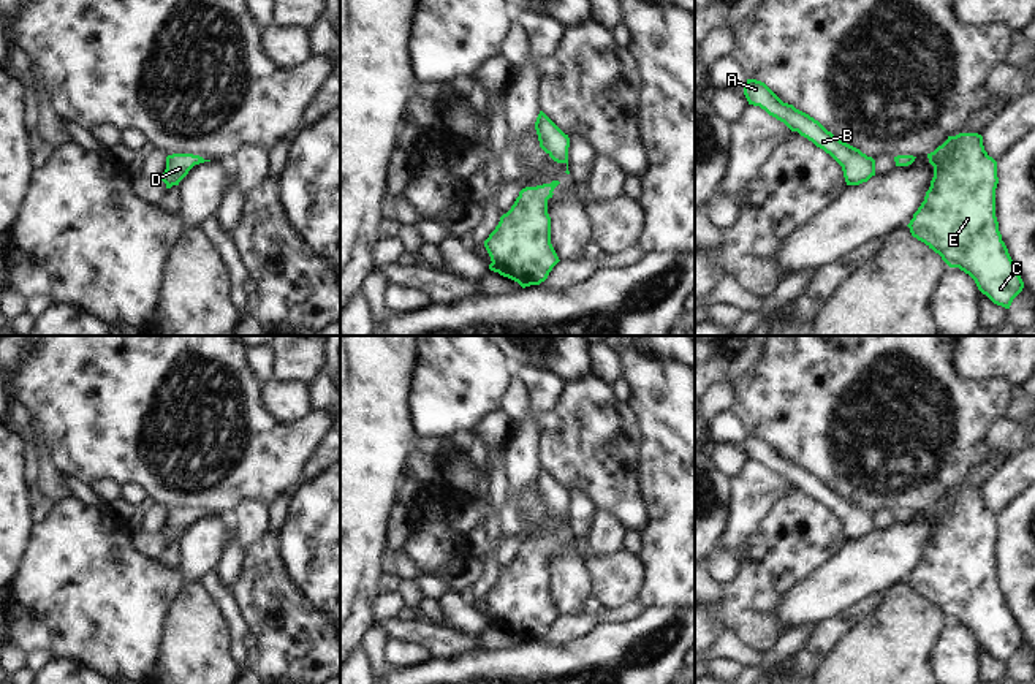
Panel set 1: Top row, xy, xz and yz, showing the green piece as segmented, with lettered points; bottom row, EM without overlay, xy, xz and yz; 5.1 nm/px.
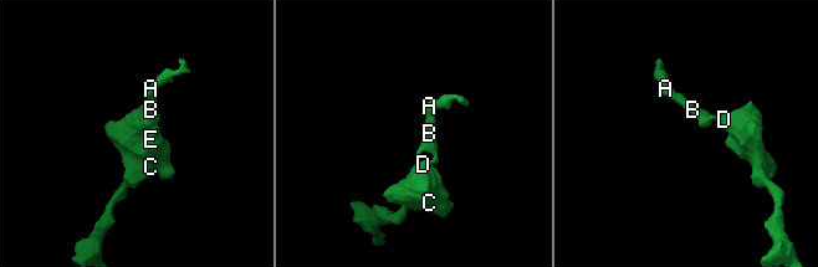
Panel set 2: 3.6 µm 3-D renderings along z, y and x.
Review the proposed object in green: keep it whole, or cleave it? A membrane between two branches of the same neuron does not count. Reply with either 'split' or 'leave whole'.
leave whole

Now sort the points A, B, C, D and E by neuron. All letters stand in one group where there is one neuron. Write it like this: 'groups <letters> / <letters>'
groups A B C D E

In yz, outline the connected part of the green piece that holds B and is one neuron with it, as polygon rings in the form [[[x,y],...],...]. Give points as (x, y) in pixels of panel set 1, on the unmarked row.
[[[747,434],[744,450],[749,459],[760,461],[791,486],[798,486],[829,508],[842,521],[847,540],[859,540],[875,530],[875,515],[872,511],[840,496],[809,469],[783,458],[764,437]]]

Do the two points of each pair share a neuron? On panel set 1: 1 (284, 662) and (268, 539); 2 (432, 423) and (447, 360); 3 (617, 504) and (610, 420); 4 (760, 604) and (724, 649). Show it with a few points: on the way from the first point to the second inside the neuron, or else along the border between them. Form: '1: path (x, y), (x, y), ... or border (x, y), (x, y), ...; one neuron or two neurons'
1: path (284, 632), (282, 608), (268, 594), (268, 569); one neuron
2: path (439, 407), (447, 395), (447, 376); one neuron
3: path (610, 483), (602, 459), (602, 440); one neuron
4: border (725, 627), (765, 653); two neurons

